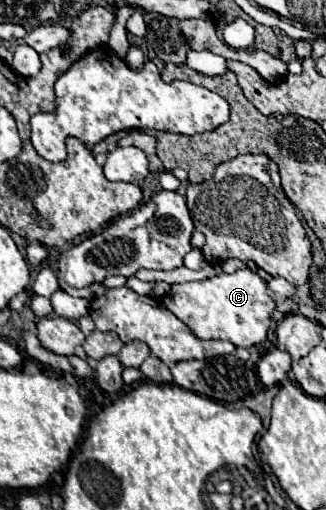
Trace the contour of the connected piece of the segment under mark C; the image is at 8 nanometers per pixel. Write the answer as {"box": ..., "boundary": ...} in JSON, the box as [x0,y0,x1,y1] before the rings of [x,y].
{"box":[163,267,275,347],"boundary":[[[249,267],[237,269],[235,273],[215,275],[203,281],[174,284],[163,297],[165,307],[177,315],[199,339],[225,339],[235,347],[253,347],[267,339],[271,325],[271,313],[275,311],[275,301],[267,295],[265,281]]]}

